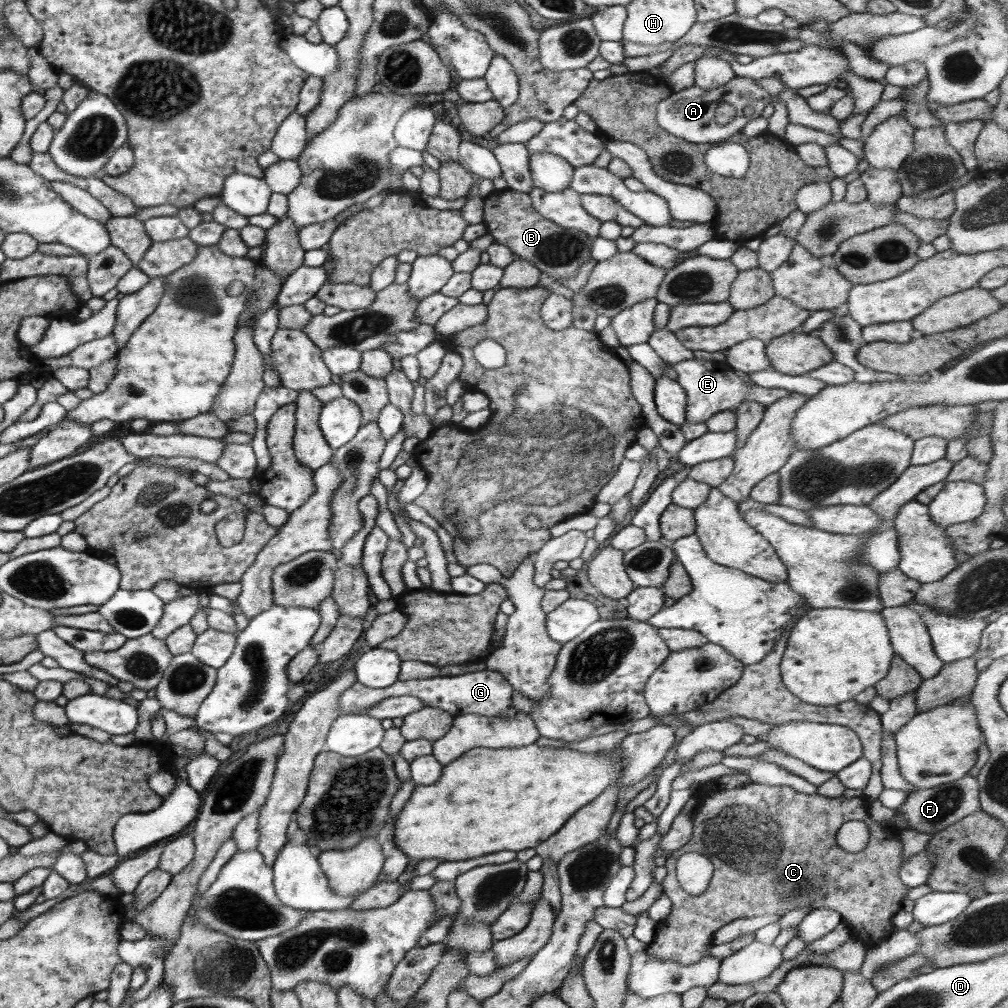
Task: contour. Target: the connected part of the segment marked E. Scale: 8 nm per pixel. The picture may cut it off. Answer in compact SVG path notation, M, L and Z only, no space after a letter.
M700 358L683 360L671 365L676 371L677 381L687 394L685 420L699 423L706 422L713 414L723 410L736 410L744 401L756 401L764 407L790 396L785 388L764 388L758 385L747 385L745 380L734 372L725 361L712 362Z

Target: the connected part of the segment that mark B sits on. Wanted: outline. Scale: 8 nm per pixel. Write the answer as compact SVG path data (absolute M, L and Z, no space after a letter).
M509 188L493 191L484 199L483 222L487 226L488 233L493 236L494 243L507 246L517 258L530 262L555 281L573 277L580 270L580 266L584 266L588 260L592 260L590 252L592 252L593 238L581 230L565 229L544 218L532 207L531 198L528 194L522 194L522 192L516 192Z

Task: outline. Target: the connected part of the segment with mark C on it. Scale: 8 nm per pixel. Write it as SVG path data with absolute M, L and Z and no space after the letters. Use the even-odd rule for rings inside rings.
M756 783L730 790L716 790L704 784L693 796L696 796L698 802L690 813L693 835L682 848L675 850L666 859L667 873L660 886L671 900L672 910L656 925L656 936L645 948L651 959L674 961L684 966L694 964L710 955L708 950L712 946L714 932L728 922L766 914L782 916L796 907L835 910L851 928L853 936L868 949L896 930L892 917L903 908L902 902L910 889L898 878L903 863L902 843L897 836L899 830L892 825L880 826L872 820L868 812L870 802L866 802L862 796L826 798L818 793L796 792L791 786ZM849 820L861 820L868 826L870 840L860 852L846 852L836 844L838 829ZM685 852L702 853L713 864L710 886L700 896L688 894L676 879L676 863Z

